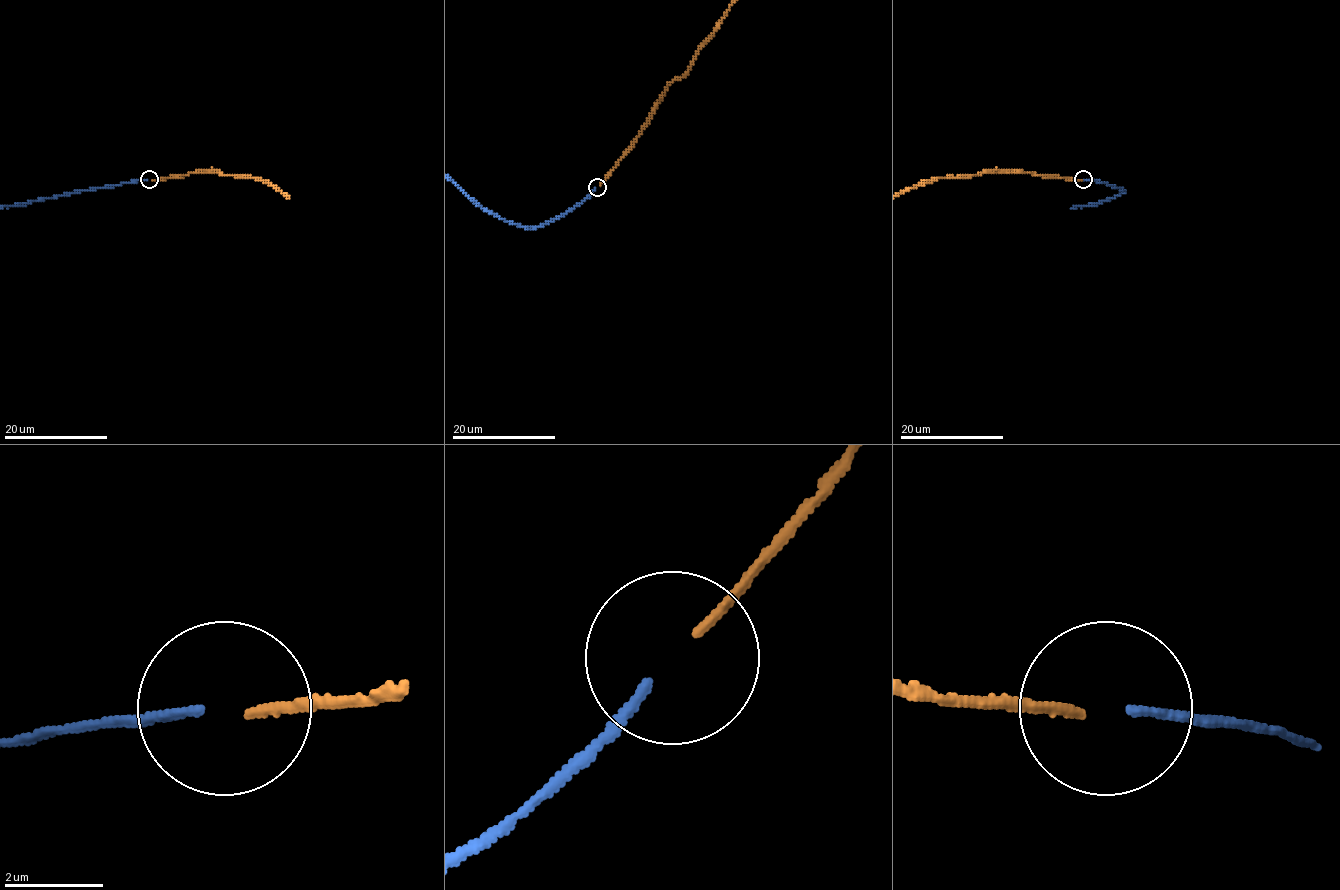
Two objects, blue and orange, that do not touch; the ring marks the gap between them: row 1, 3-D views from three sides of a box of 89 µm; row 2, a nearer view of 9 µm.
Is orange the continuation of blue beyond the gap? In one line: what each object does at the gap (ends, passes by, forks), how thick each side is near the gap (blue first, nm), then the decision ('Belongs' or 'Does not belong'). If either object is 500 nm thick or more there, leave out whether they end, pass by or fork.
At the ring blue ends. At the ring orange ends. Thickness 180 nm (blue) against 180 nm. Does not belong

